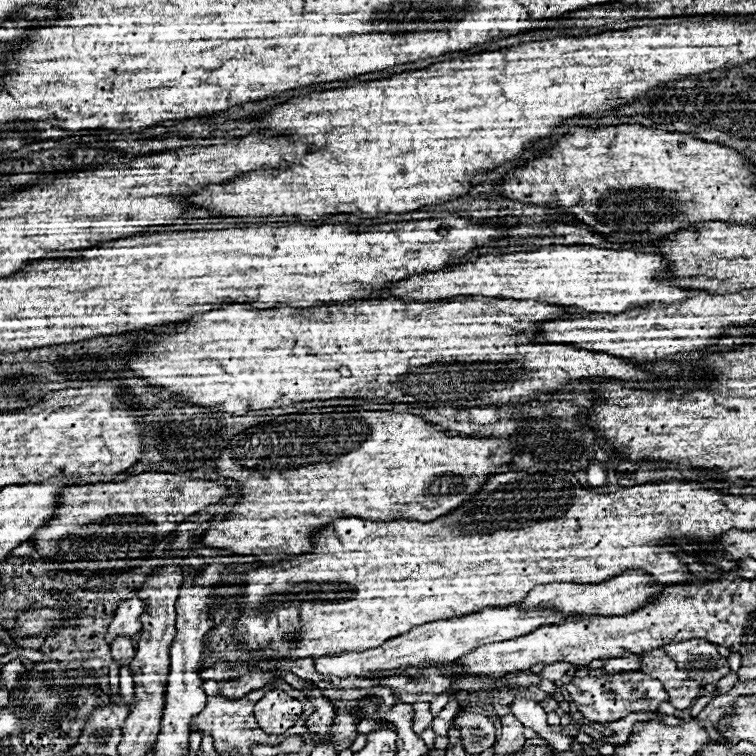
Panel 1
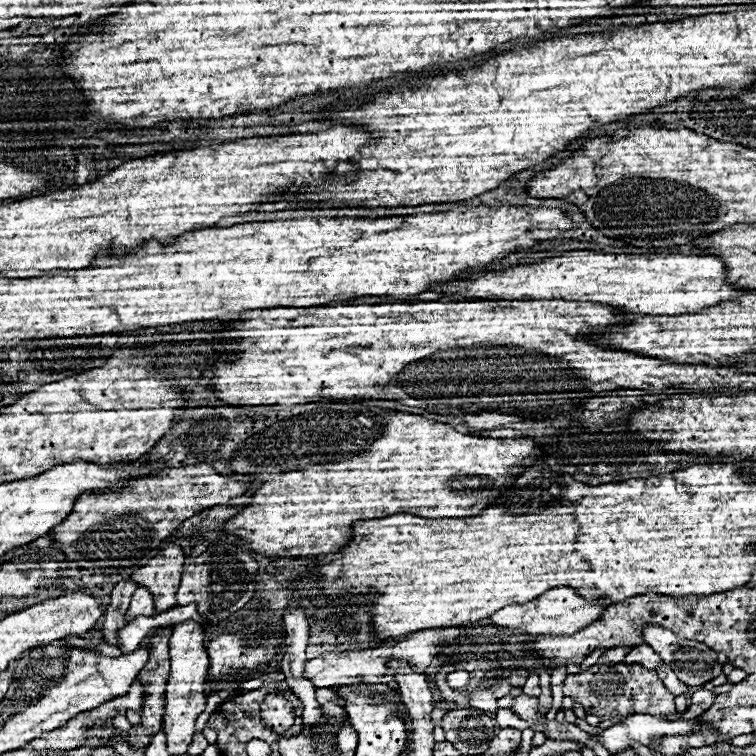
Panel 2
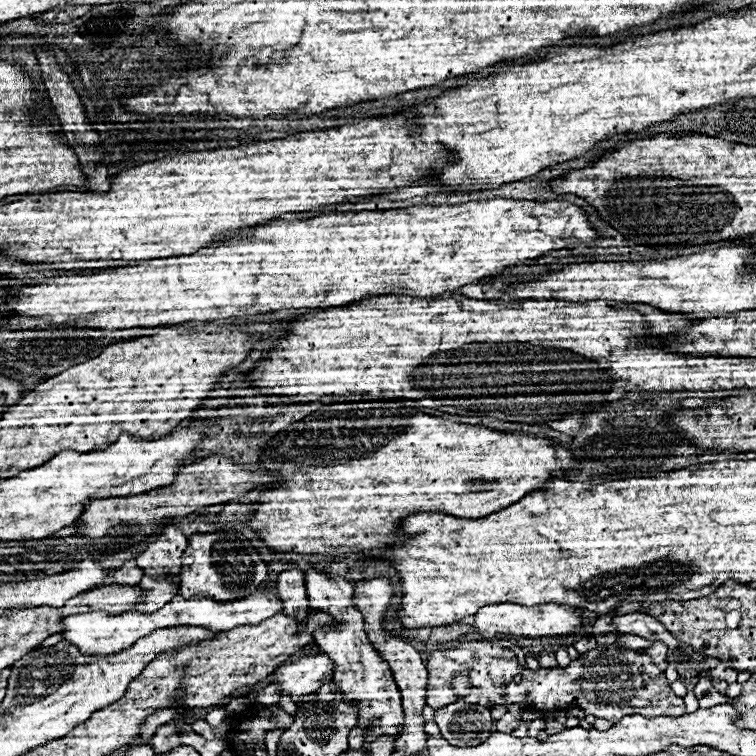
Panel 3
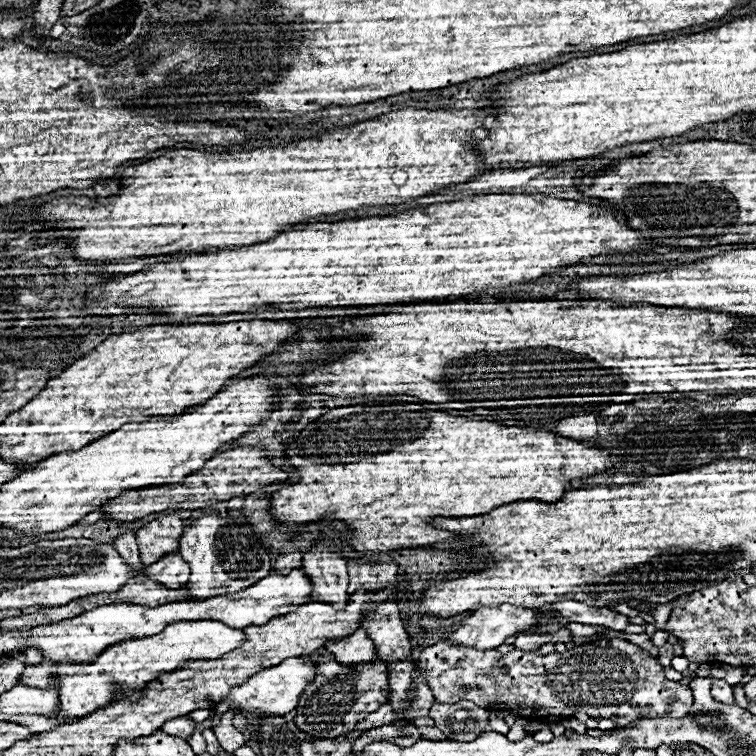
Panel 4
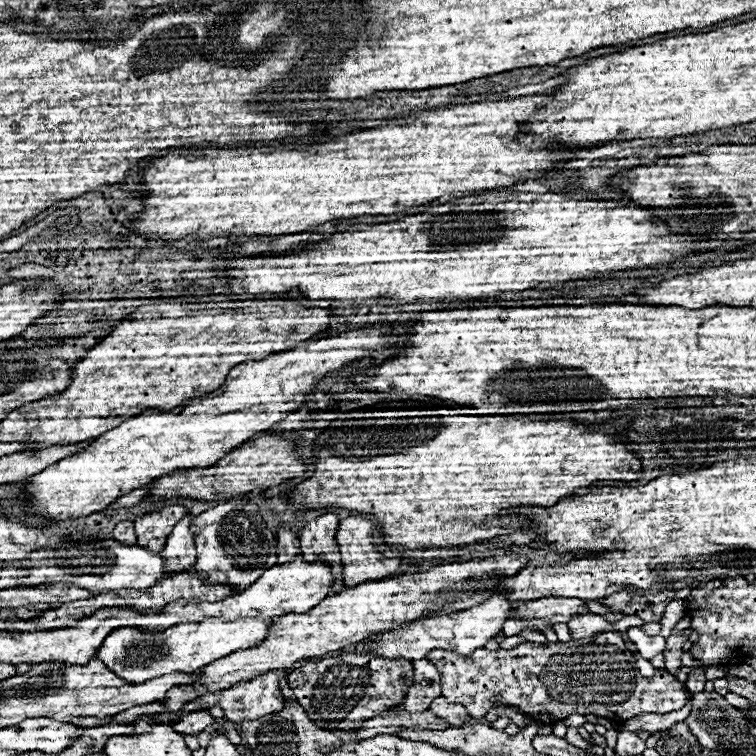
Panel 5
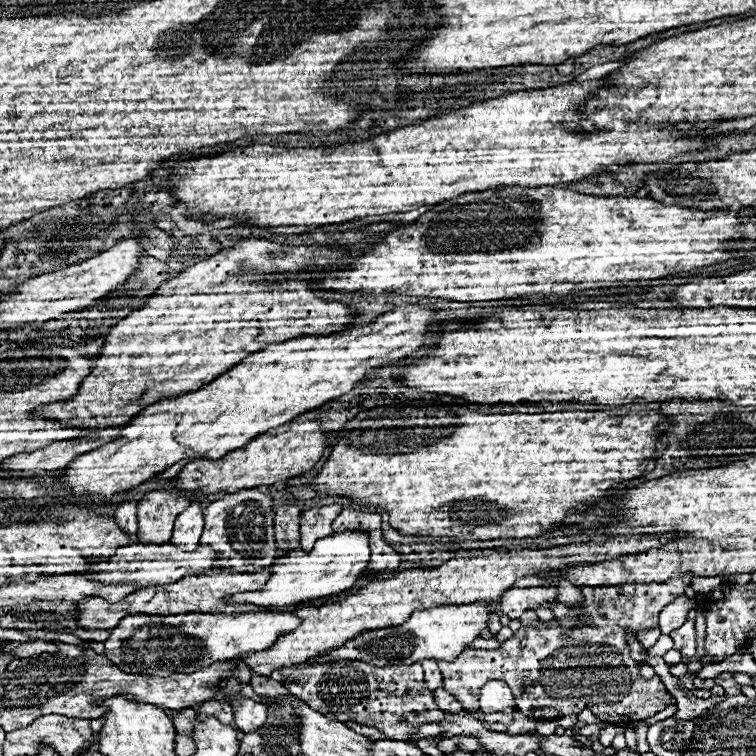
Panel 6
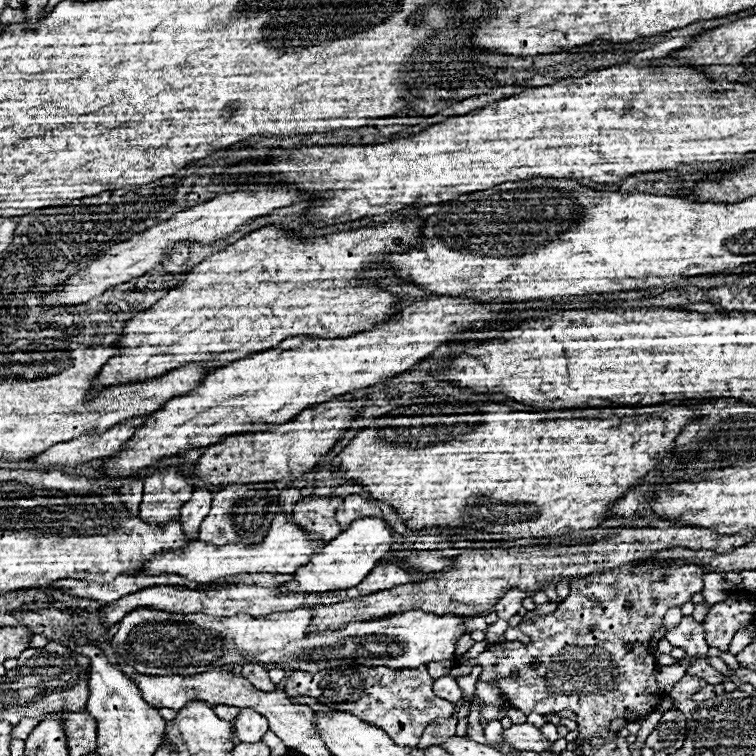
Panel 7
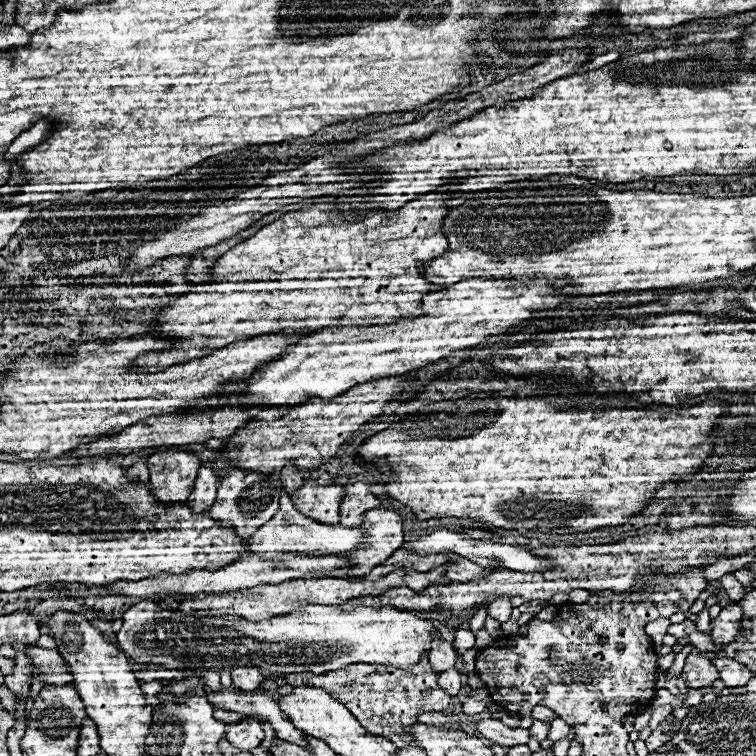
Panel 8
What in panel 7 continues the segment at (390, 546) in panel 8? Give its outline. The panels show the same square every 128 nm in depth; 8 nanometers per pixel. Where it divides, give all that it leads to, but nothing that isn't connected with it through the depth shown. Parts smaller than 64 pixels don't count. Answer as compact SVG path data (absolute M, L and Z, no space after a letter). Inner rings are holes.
M358 518L350 524L348 530L344 530L338 538L326 542L326 548L318 552L318 556L312 556L310 564L304 564L294 574L296 578L292 582L286 582L280 590L282 592L326 592L326 590L338 590L338 588L352 588L360 584L372 568L382 560L386 552L390 552L390 546L394 532L390 524L384 518Z

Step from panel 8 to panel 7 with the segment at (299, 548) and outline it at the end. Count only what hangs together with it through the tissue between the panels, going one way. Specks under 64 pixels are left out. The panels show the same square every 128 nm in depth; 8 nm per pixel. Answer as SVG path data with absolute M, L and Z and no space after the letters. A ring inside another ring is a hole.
M278 512L274 516L274 522L266 534L266 538L258 544L252 546L242 546L242 544L226 544L226 546L212 546L208 542L196 540L194 544L190 544L190 548L182 550L182 552L166 552L166 556L154 556L154 560L150 560L150 568L146 568L146 572L142 574L180 574L186 576L194 582L214 582L220 578L228 578L228 576L238 576L238 574L250 574L250 572L274 572L274 574L294 574L298 566L308 564L310 556L316 554L320 548L324 548L324 540L322 538L310 538L310 534L306 530L302 530L292 514L284 514Z

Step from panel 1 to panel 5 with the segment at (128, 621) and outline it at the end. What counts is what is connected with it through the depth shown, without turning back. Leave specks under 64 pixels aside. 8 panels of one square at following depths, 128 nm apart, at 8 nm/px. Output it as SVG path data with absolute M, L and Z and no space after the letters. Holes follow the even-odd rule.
M186 514L168 536L168 542L162 550L166 556L166 568L170 568L170 576L186 572L196 562L196 546L194 546L194 532L190 530L194 522L194 514Z

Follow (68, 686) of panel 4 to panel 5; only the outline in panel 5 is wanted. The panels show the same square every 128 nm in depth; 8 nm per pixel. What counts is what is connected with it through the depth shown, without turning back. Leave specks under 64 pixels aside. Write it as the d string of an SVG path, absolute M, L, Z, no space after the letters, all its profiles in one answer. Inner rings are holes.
M206 618L202 622L182 622L174 624L166 630L146 632L142 628L116 628L112 630L98 650L98 658L118 676L130 682L152 680L170 672L196 672L198 668L220 660L236 650L246 650L258 646L266 640L266 632L270 630L272 620L264 618L240 618L240 620L224 620L224 618Z

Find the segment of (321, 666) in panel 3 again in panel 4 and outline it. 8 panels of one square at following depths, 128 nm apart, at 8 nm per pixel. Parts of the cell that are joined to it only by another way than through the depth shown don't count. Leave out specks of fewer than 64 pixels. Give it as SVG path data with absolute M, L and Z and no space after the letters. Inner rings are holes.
M290 658L284 660L282 664L274 666L274 668L266 668L262 672L256 672L252 678L248 678L244 684L234 686L230 690L230 694L226 698L222 698L216 704L218 712L228 712L228 710L240 710L246 714L276 714L276 716L284 716L288 712L292 712L298 706L298 698L304 690L306 684L310 684L310 680L314 678L314 666L316 662L312 660L304 660L304 658Z

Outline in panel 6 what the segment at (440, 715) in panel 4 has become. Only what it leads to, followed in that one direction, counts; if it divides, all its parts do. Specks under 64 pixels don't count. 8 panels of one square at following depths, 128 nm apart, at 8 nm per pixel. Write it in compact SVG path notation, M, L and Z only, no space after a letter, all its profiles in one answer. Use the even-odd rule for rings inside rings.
M442 686L438 690L434 690L434 700L436 700L438 708L442 708L444 712L450 712L450 714L462 712L462 704L450 692L446 692Z

